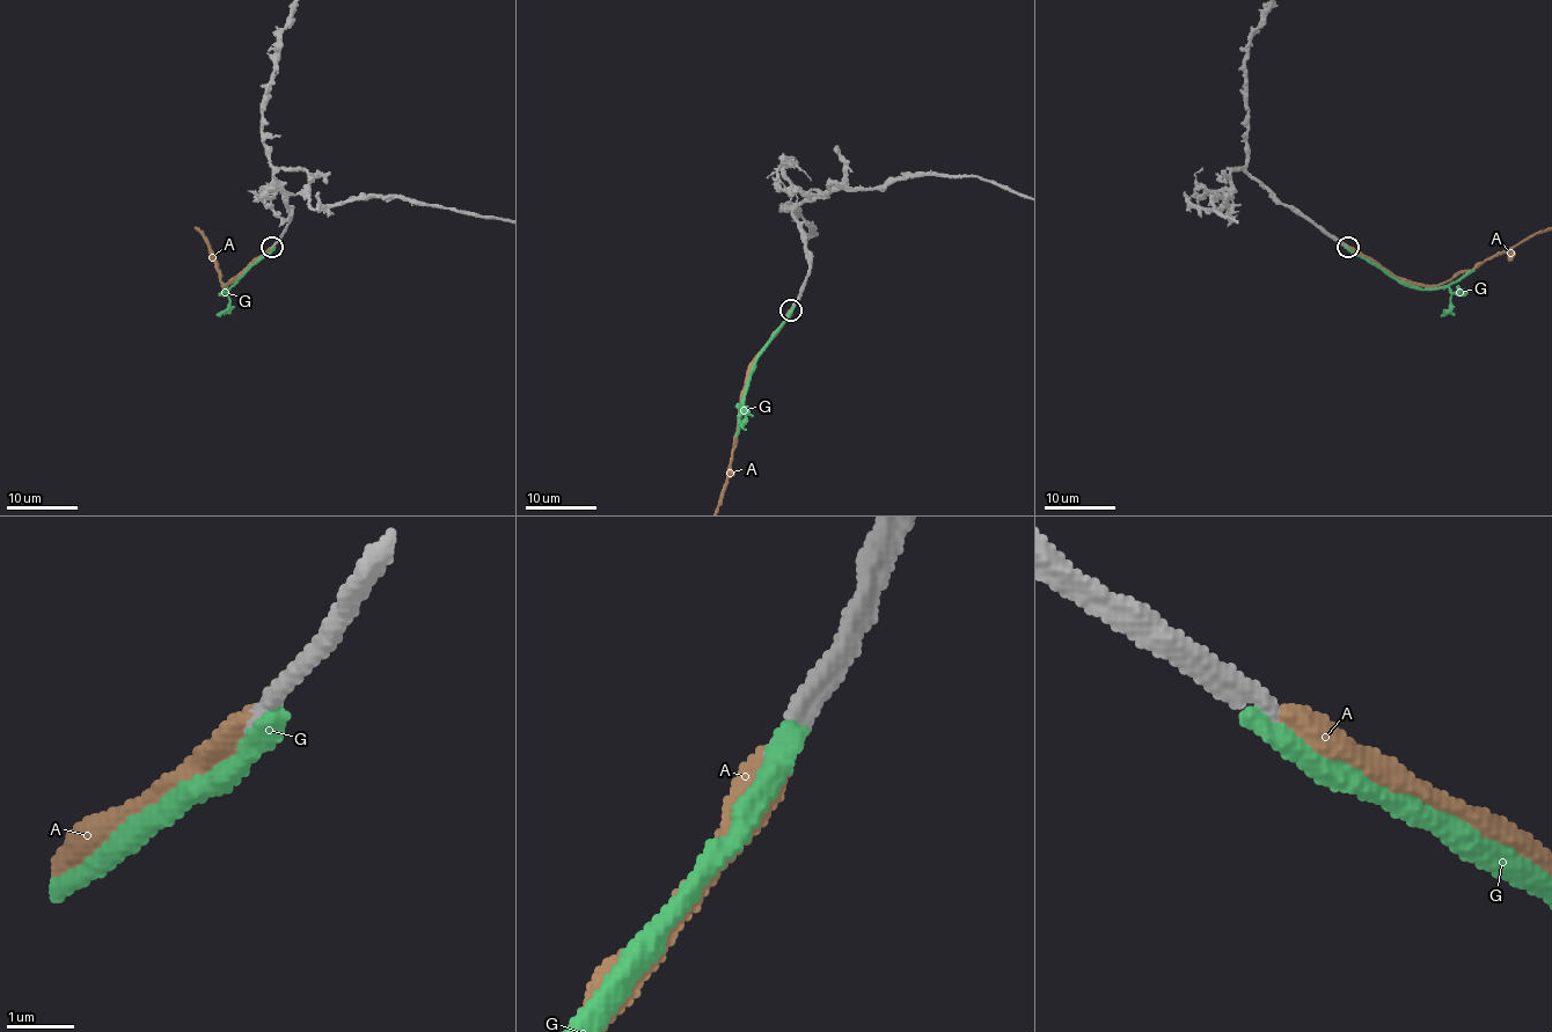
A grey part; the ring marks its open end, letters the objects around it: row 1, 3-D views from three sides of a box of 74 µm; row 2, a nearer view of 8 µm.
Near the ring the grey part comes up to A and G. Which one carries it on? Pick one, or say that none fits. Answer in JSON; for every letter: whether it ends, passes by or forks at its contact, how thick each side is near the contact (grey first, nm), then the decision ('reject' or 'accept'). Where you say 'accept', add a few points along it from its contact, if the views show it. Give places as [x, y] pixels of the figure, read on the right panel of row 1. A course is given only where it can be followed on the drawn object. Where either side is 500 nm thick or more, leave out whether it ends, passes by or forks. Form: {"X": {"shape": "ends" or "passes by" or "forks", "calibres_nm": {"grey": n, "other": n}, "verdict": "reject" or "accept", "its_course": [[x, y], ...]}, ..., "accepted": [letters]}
{"A": {"shape": "ends", "calibres_nm": {"grey": 320, "other": 440}, "verdict": "accept"}, "G": {"shape": "ends", "calibres_nm": {"grey": 360, "other": 360}, "verdict": "reject"}, "accepted": ["A"]}

